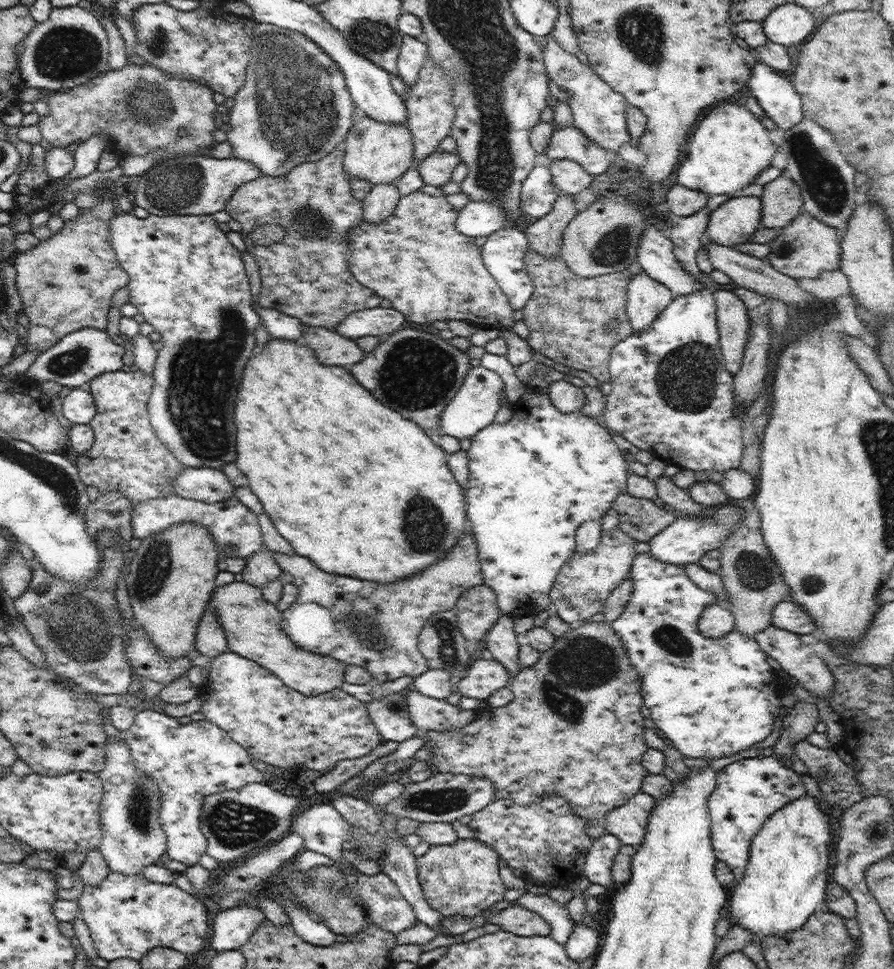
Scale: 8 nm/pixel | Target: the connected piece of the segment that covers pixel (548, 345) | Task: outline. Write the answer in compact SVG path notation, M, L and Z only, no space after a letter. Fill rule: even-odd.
M532 247L526 251L524 260L534 283L532 296L522 310L523 322L530 330L526 338L528 344L554 362L589 372L607 388L611 380L609 358L612 349L634 331L626 315L630 271L582 278L568 268L560 254L542 256ZM612 320L618 320L618 328L608 329L608 322Z

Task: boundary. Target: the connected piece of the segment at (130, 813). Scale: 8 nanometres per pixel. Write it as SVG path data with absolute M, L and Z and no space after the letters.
M110 737L105 742L104 766L98 775L103 785L103 798L99 806L102 829L99 851L112 872L125 875L140 874L144 867L156 864L167 847L167 836L160 820L160 792L156 781L136 766L128 743L124 739Z

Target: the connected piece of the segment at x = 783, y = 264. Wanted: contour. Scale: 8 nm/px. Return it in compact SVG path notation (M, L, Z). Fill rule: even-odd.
M802 210L796 219L782 228L768 246L770 254L767 260L771 265L795 279L816 279L825 270L830 272L841 265L841 242L838 241L838 231L833 226L820 222L806 210Z

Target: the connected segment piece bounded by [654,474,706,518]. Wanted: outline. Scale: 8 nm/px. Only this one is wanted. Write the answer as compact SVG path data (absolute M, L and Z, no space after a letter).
M663 474L656 482L657 496L660 497L665 504L672 506L678 515L704 518L706 511L702 508L702 504L696 502L687 489L676 486L671 477Z

